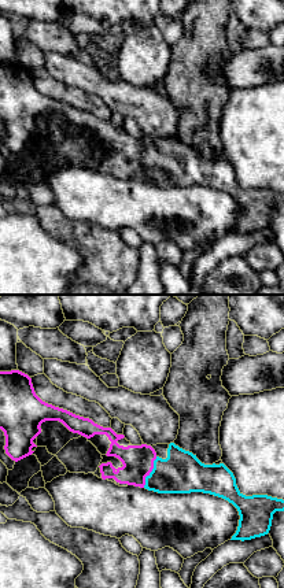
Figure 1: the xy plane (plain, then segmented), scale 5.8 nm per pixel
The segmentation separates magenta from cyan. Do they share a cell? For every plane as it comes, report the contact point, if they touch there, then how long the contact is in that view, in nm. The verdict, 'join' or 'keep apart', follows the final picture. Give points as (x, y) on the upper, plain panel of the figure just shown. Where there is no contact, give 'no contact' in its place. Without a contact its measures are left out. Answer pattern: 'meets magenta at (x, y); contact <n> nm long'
meets magenta at (151, 163); contact 200 nm long

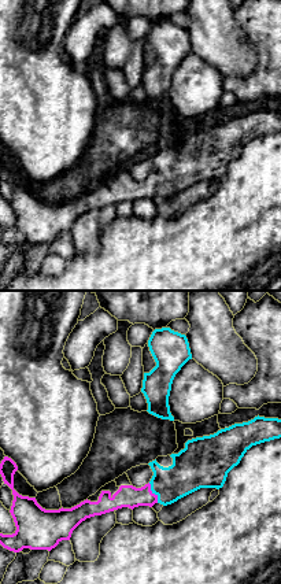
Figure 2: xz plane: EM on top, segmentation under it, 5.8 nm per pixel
meets magenta at (151, 185); contact 130 nm long

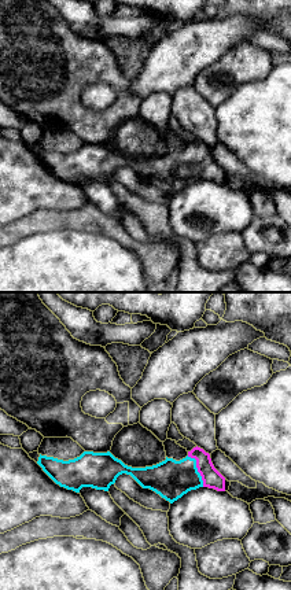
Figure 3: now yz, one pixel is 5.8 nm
meets magenta at (198, 162); contact 200 nm long

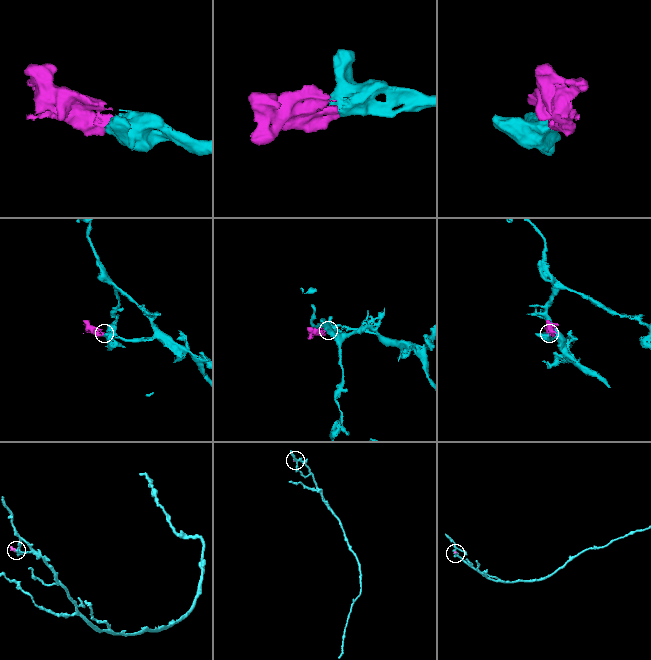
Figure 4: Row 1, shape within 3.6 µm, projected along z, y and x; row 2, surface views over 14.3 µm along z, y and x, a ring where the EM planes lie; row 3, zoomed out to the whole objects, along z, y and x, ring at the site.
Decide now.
join

